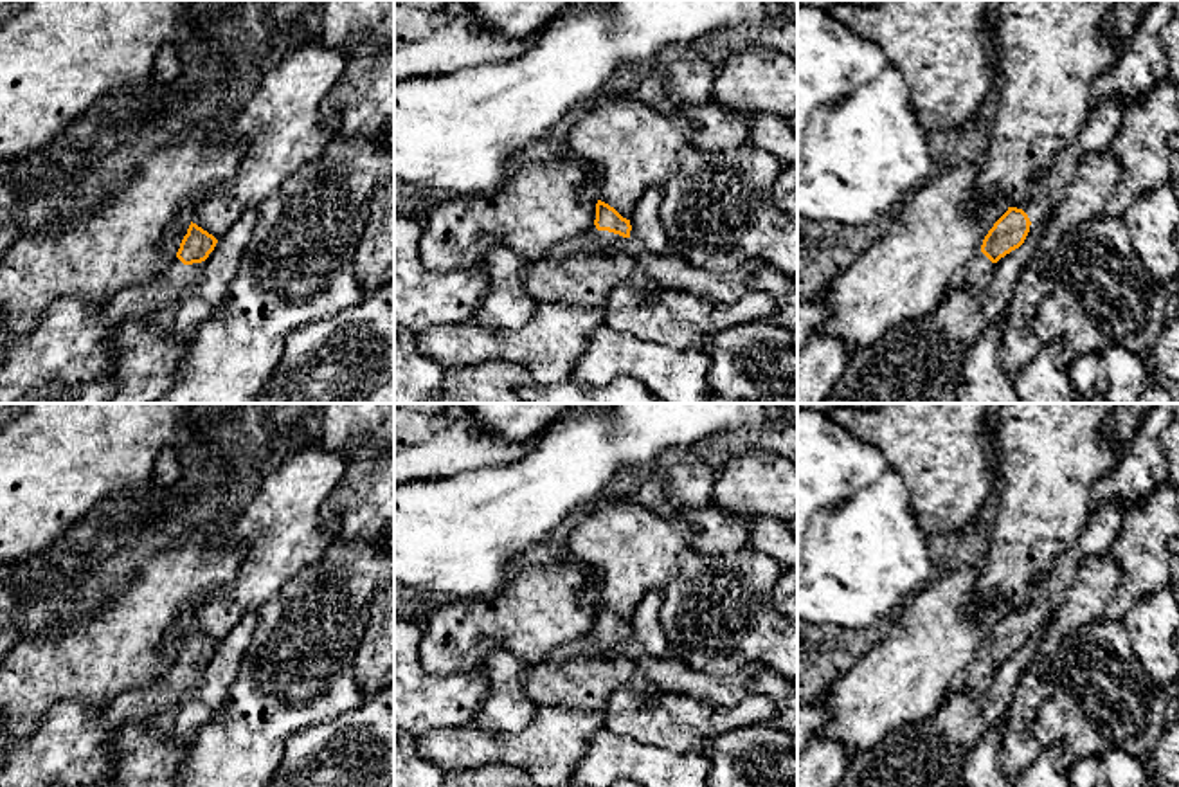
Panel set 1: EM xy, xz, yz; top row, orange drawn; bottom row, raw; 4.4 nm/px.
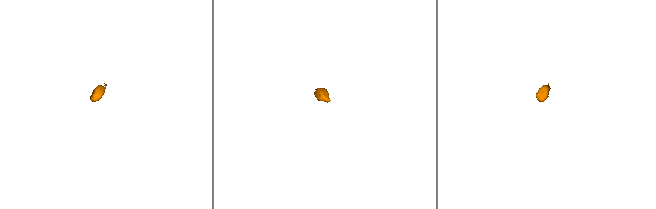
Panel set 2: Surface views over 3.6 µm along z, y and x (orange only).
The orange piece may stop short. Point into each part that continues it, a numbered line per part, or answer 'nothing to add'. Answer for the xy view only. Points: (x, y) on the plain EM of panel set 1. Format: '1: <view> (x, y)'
1: xy (157, 703)

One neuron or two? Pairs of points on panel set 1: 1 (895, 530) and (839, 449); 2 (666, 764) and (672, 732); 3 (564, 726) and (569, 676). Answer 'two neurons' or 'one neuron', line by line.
1: two neurons
2: two neurons
3: two neurons

